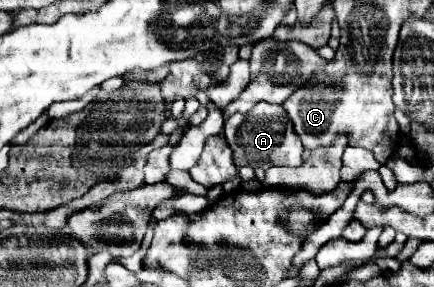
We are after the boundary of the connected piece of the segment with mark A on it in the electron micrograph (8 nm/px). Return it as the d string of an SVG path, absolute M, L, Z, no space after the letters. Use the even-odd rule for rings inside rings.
M260 102L257 108L251 110L249 116L245 118L243 132L241 132L241 114L233 114L231 118L225 120L223 134L225 134L227 144L233 150L233 158L235 158L237 168L251 166L251 168L267 170L271 166L299 166L303 163L303 144L293 130L291 118L287 118L287 112L281 108L281 105ZM259 106L263 106L263 110ZM261 114L263 114L263 120L259 118Z

